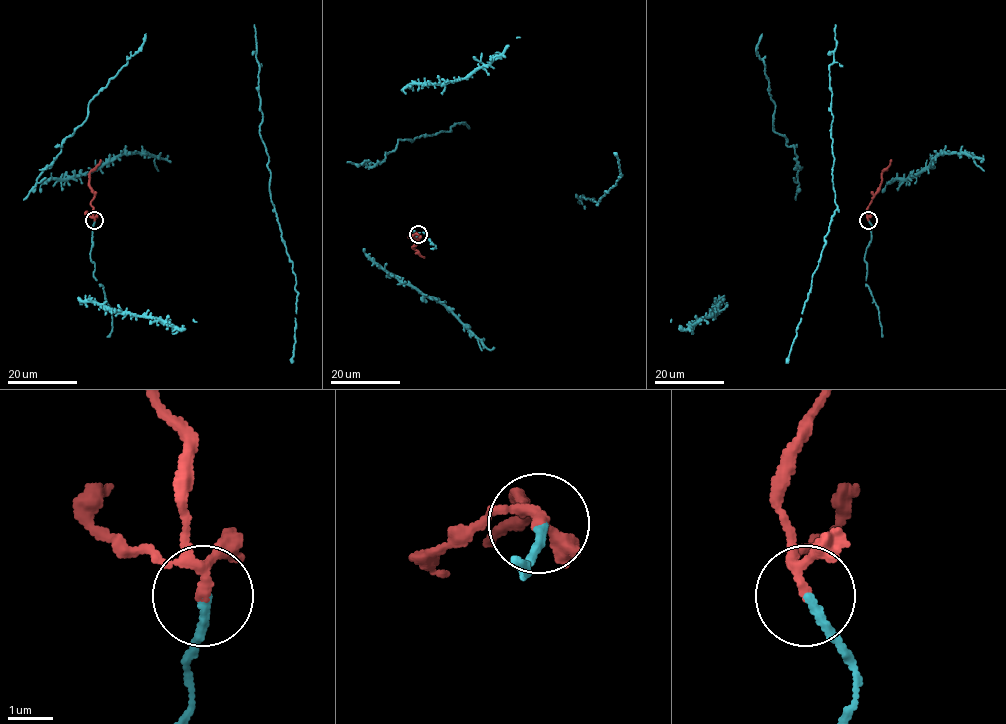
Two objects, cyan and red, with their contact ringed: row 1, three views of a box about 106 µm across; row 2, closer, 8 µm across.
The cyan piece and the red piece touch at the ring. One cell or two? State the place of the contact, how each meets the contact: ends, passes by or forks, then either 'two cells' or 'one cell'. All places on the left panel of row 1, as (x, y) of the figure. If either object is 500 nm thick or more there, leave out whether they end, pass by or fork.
(94, 220) | cyan ends | red forks | one cell

